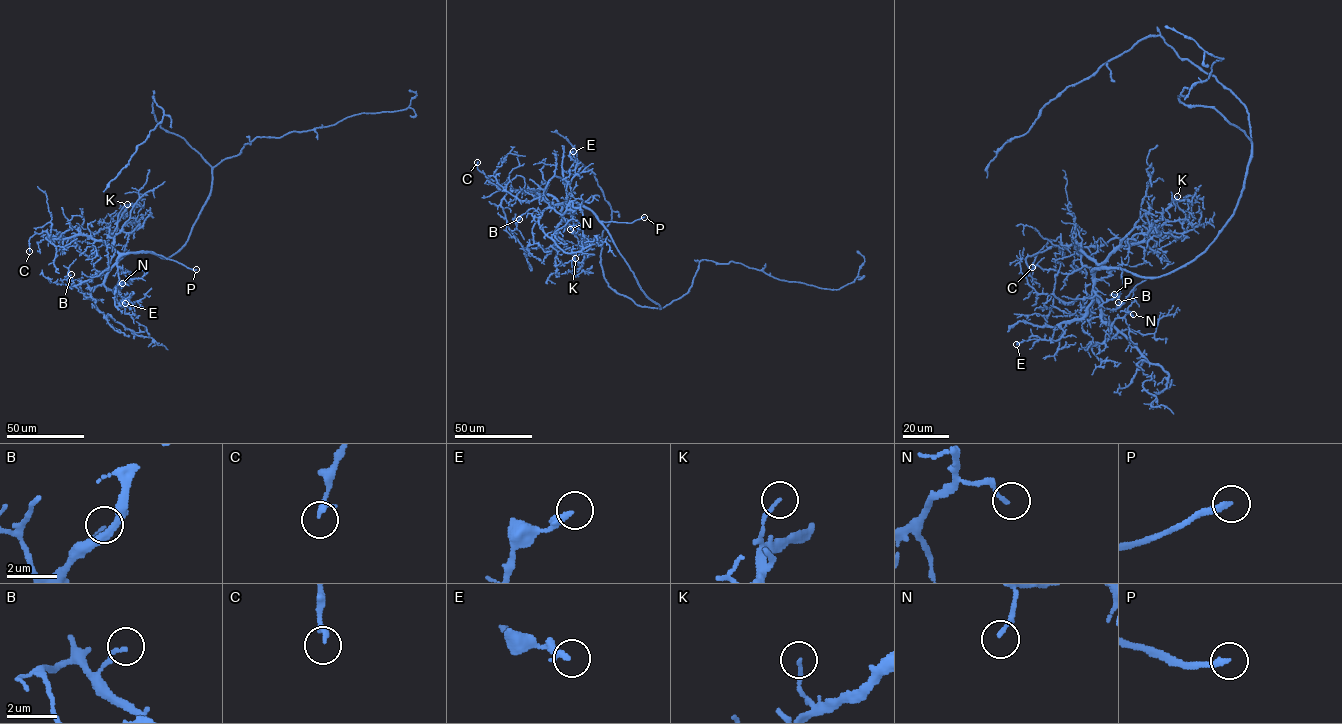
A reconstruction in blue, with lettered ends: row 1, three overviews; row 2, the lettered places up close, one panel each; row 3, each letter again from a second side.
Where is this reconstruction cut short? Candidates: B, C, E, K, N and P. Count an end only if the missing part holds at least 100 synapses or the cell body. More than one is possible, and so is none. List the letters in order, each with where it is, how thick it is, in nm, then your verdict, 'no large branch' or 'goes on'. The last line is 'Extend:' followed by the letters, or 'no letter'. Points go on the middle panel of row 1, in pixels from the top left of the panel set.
B: (519, 219) | 130 nm | no large branch
C: (477, 162) | 200 nm | no large branch
E: (573, 151) | 280 nm | no large branch
K: (575, 258) | 120 nm | no large branch
N: (570, 229) | 130 nm | no large branch
P: (644, 217) | 240 nm | goes on
Extend: P

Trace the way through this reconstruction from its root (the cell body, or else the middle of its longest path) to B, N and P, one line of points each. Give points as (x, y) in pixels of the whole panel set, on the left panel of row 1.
B: (203, 206), (188, 239), (168, 257), (149, 252), (123, 254), (104, 281), (92, 288), (73, 280), (71, 274)
N: (203, 206), (188, 239), (171, 256), (123, 254), (108, 273), (104, 285), (112, 290), (122, 283)
P: (203, 206), (188, 239), (177, 252), (168, 258), (152, 252), (196, 269)

